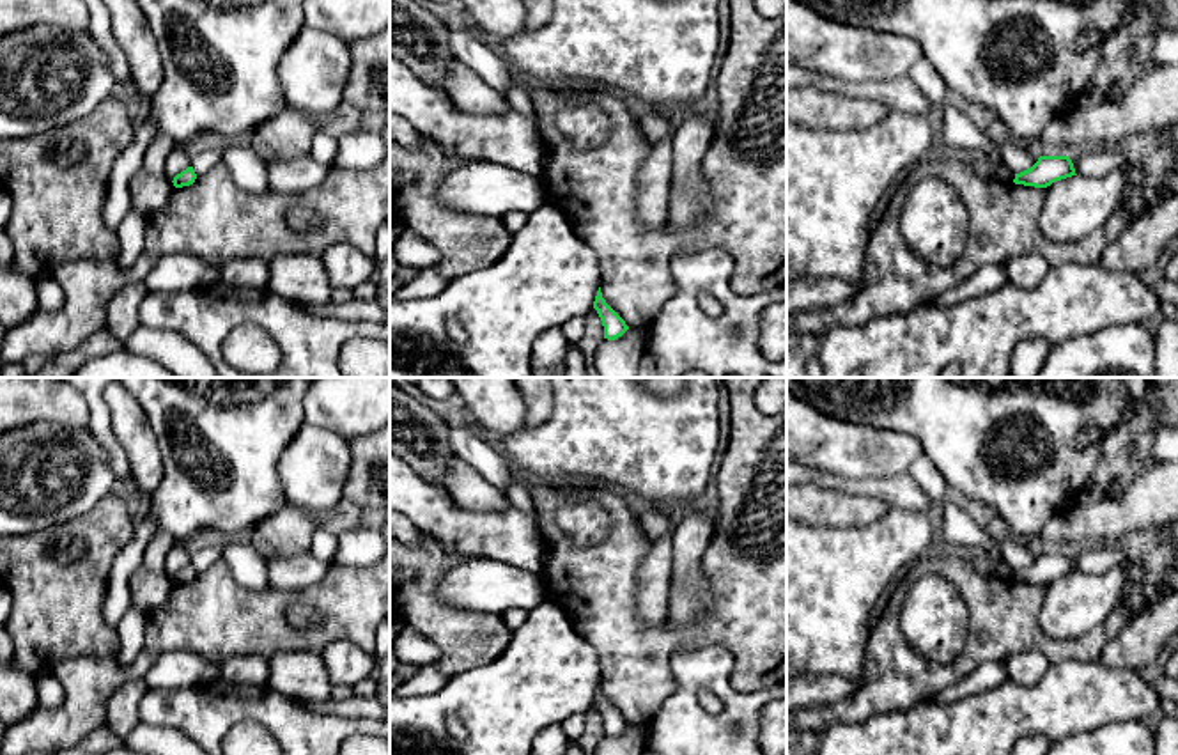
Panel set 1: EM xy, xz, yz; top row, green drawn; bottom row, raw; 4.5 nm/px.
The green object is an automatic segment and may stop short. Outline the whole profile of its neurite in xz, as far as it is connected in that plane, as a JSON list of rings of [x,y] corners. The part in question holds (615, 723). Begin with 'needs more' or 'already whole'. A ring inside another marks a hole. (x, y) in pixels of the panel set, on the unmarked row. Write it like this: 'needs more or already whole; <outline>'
already whole; [[[601,684],[597,688],[593,705],[597,707],[602,718],[604,736],[615,737],[629,727],[625,718],[606,700],[606,697],[602,695]]]

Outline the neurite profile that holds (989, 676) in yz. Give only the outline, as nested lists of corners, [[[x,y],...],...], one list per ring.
[[[988,661],[980,665],[964,681],[937,691],[935,702],[949,704],[965,697],[992,691],[1004,684],[1008,684],[1006,665],[999,661]]]

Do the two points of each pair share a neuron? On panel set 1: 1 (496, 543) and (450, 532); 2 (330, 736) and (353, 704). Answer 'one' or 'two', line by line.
1: one
2: two

